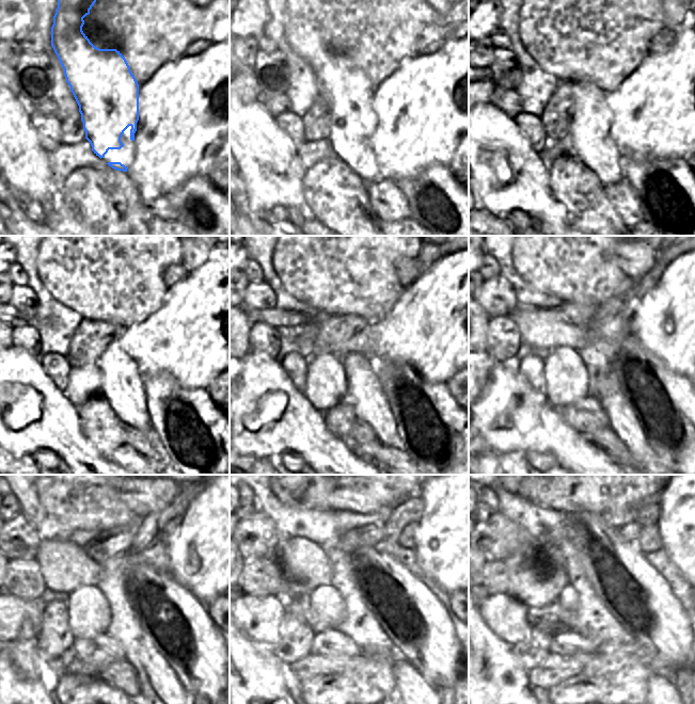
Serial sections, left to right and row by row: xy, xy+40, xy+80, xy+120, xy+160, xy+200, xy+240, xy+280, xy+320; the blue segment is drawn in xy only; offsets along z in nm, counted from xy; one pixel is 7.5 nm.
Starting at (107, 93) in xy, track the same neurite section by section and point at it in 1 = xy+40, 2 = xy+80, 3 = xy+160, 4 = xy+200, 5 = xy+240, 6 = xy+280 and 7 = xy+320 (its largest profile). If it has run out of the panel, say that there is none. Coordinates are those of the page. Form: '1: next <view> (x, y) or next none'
1: next xy+40 (349, 91)
2: next xy+80 (588, 134)
3: next xy+160 (361, 376)
4: next xy+200 (624, 422)
5: next xy+240 (156, 678)
6: next xy+280 (414, 691)
7: next xy+320 (661, 691)

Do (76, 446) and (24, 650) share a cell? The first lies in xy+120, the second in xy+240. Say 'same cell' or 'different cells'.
same cell

